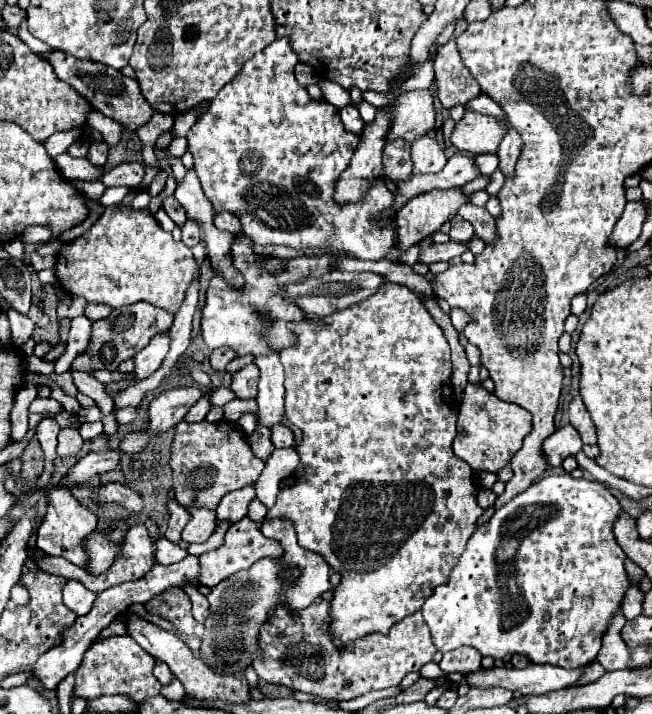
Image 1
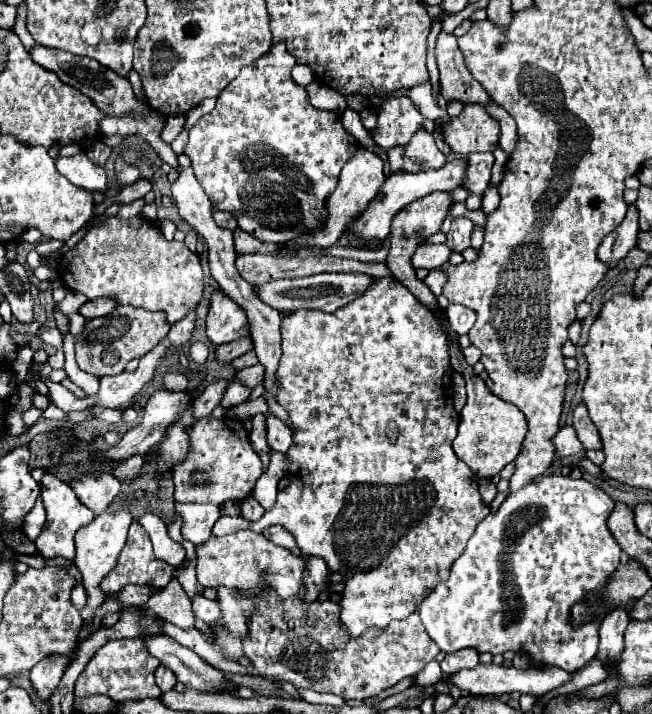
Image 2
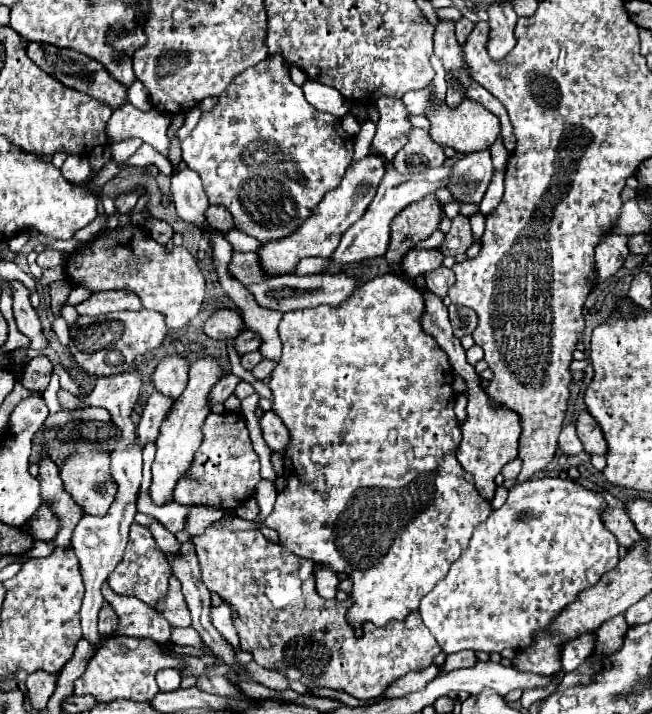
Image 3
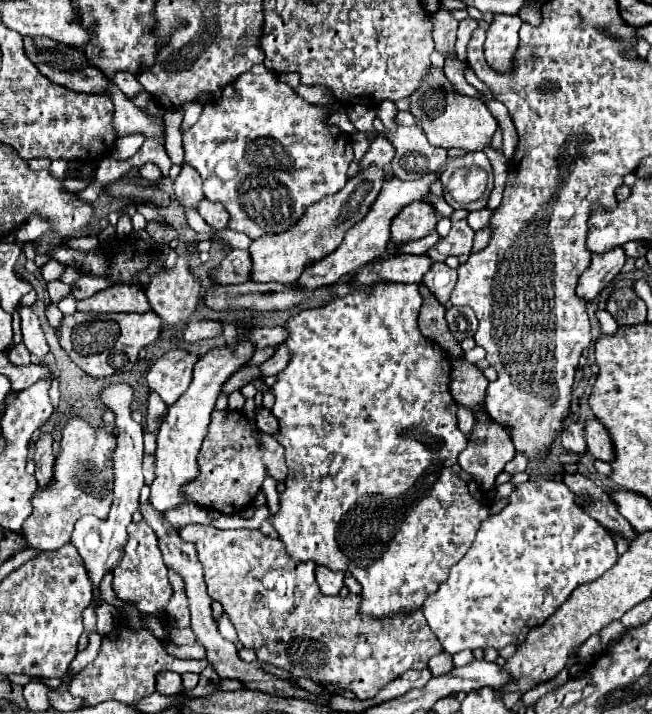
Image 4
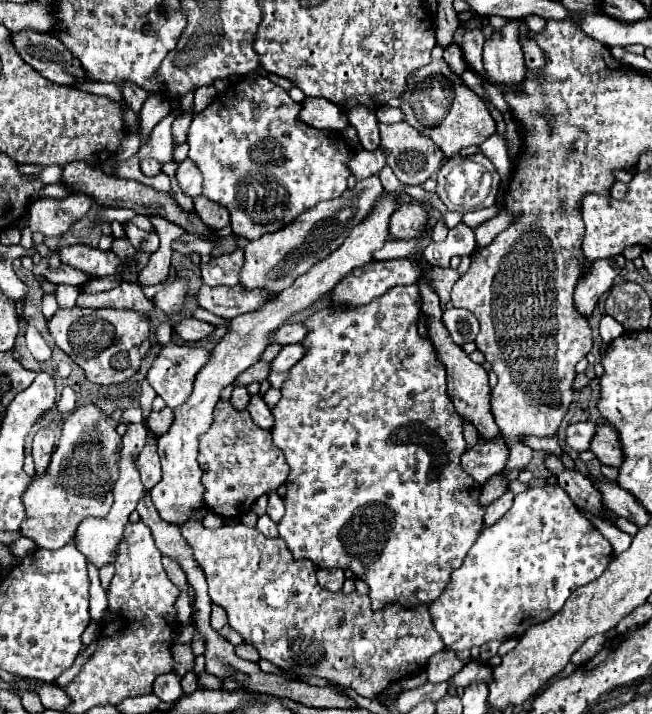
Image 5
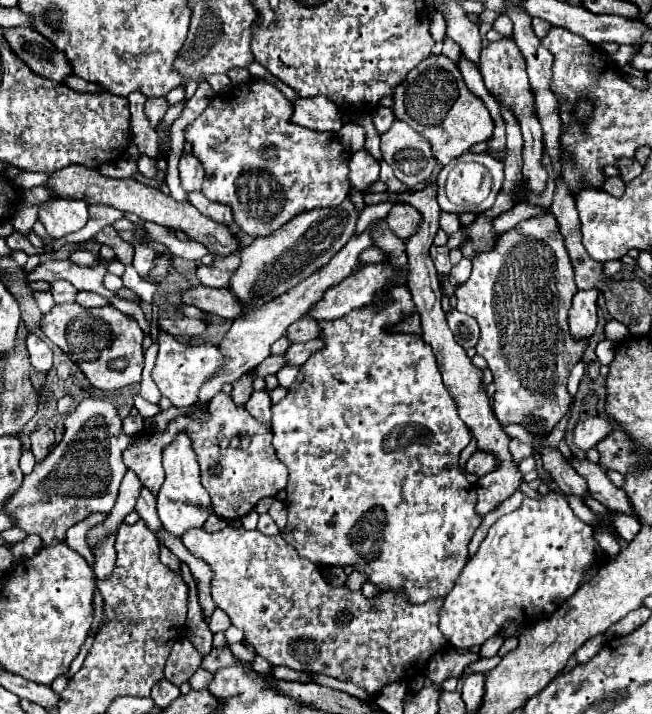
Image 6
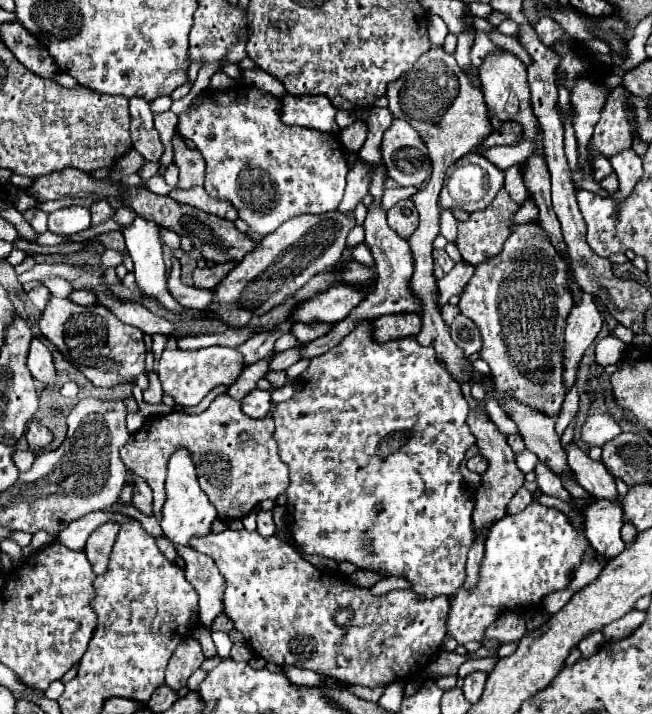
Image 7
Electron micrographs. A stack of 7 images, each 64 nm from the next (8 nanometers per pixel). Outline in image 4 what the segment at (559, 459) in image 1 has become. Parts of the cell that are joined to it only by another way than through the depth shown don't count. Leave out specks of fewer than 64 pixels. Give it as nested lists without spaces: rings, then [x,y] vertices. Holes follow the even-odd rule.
[[[574,422],[562,432],[562,446],[570,452],[584,454],[586,452],[586,440],[584,440],[584,424]]]

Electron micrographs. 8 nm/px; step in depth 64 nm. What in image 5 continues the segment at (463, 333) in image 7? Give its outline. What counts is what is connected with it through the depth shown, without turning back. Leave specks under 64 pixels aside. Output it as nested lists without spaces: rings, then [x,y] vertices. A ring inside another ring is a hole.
[[[448,308],[444,310],[444,324],[450,328],[450,336],[456,340],[456,344],[474,342],[476,334],[480,330],[478,320],[472,312],[464,308]]]

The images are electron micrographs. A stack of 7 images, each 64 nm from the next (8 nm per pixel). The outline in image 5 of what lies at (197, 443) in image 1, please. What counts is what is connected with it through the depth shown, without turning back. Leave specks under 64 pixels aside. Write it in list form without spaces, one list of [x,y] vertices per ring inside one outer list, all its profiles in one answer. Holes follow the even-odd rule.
[[[218,400],[210,430],[200,436],[198,464],[204,472],[206,508],[222,518],[240,518],[252,504],[270,492],[276,492],[288,478],[288,464],[272,444],[270,430],[256,426],[246,410],[236,410],[230,400]]]

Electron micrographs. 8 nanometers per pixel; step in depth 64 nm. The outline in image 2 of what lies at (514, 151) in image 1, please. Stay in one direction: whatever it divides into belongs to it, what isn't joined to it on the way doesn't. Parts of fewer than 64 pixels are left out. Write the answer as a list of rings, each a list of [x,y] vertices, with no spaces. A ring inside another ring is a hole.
[[[484,104],[484,108],[492,114],[492,116],[496,116],[496,120],[500,122],[500,128],[502,128],[502,134],[500,134],[500,148],[504,148],[508,154],[512,154],[514,152],[514,148],[516,148],[516,140],[518,140],[518,136],[516,136],[516,124],[514,124],[514,120],[512,120],[512,116],[502,108],[502,106],[498,106],[498,104]]]

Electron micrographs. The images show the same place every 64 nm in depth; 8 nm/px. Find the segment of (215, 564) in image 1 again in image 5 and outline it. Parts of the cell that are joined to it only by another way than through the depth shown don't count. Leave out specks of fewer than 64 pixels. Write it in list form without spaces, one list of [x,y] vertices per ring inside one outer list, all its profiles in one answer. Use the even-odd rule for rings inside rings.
[[[186,522],[182,526],[182,536],[192,548],[194,560],[206,574],[212,602],[226,610],[230,626],[242,634],[246,644],[252,644],[258,650],[260,658],[282,670],[314,674],[338,682],[340,686],[354,688],[360,696],[376,698],[388,684],[410,674],[424,672],[428,658],[444,650],[440,634],[432,628],[428,604],[420,604],[420,608],[396,608],[396,604],[388,604],[384,610],[372,610],[368,596],[360,596],[356,592],[350,596],[342,592],[332,594],[318,584],[312,560],[296,560],[280,536],[268,538],[256,528],[248,528],[244,524],[208,530],[200,522]]]

